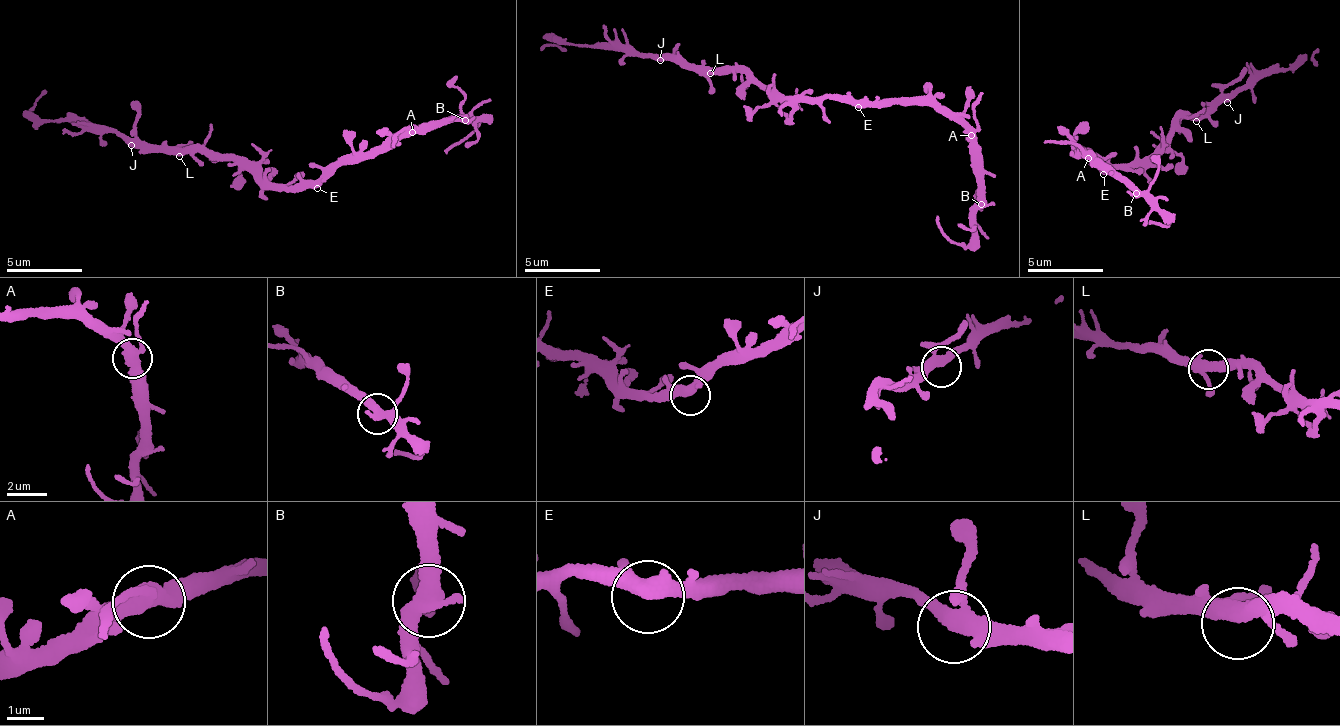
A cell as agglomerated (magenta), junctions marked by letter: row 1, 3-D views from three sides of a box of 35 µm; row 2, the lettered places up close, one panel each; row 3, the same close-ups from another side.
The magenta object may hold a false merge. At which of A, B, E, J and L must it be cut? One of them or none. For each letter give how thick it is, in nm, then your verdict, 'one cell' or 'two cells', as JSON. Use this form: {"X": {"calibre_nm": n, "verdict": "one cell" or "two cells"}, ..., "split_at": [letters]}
{"A": {"calibre_nm": 420, "verdict": "one cell"}, "B": {"calibre_nm": 360, "verdict": "one cell"}, "E": {"calibre_nm": 360, "verdict": "one cell"}, "J": {"calibre_nm": 340, "verdict": "one cell"}, "L": {"calibre_nm": 360, "verdict": "one cell"}, "split_at": []}

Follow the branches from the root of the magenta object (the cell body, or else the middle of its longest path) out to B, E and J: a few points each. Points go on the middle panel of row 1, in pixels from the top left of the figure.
B: (808, 98), (820, 102), (826, 98), (855, 103), (919, 102), (933, 108), (962, 127), (980, 203)
E: (808, 98), (820, 102), (826, 98), (858, 107)
J: (808, 98), (768, 90), (745, 81), (741, 71), (725, 66), (714, 70), (671, 59), (660, 60)

